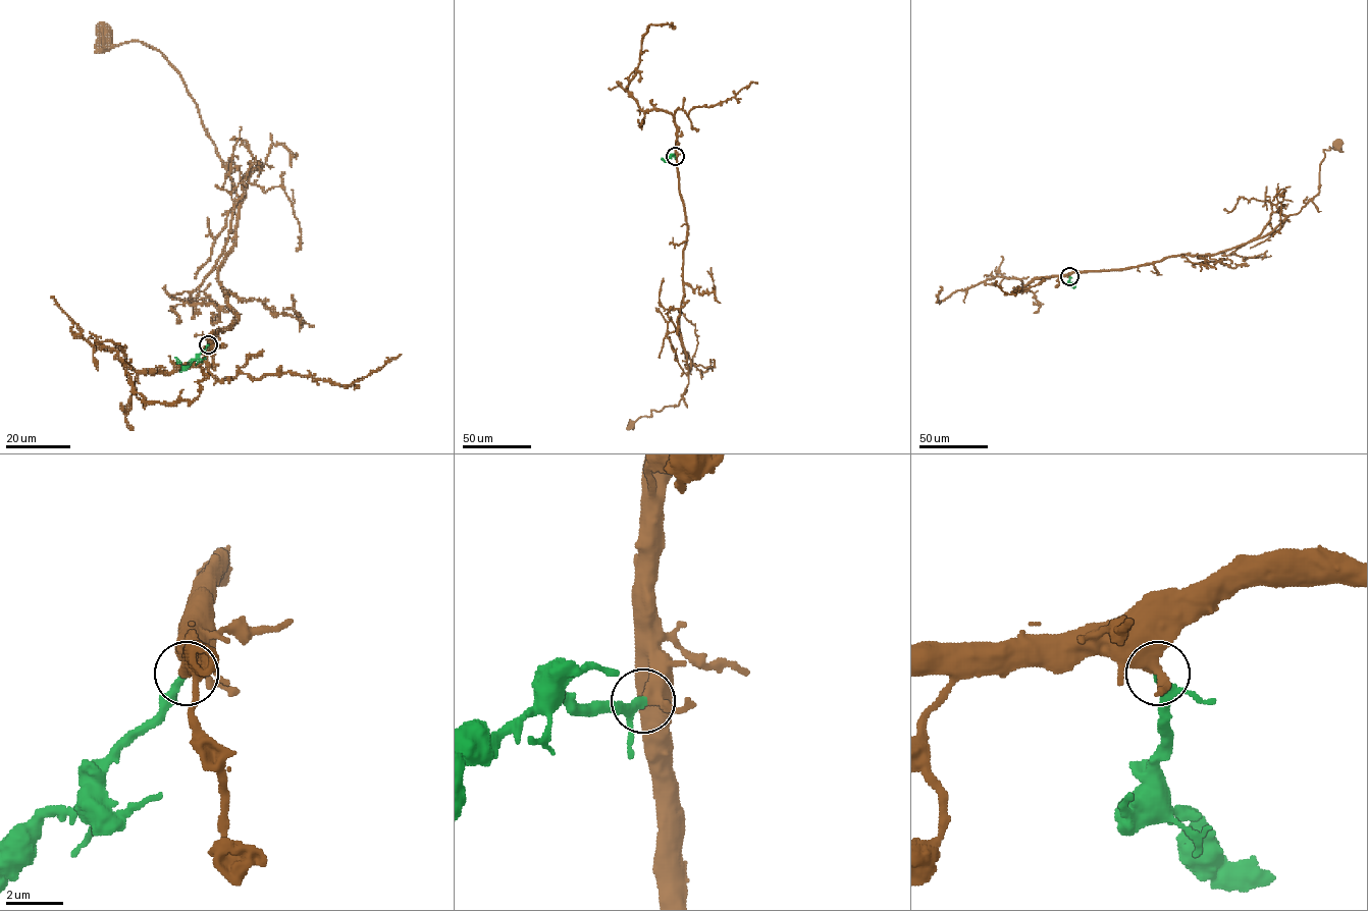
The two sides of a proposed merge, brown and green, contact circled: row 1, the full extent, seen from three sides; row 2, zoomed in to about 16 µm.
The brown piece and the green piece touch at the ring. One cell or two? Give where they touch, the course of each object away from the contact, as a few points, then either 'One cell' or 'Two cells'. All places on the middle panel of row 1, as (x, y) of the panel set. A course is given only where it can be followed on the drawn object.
Place: (675, 156). Course of brown: (675, 156), (687, 225), (679, 330), (688, 383), (678, 406), (652, 410), (650, 416), (640, 417), (631, 425). Course of green: (675, 156), (665, 160), (661, 159). One cell

